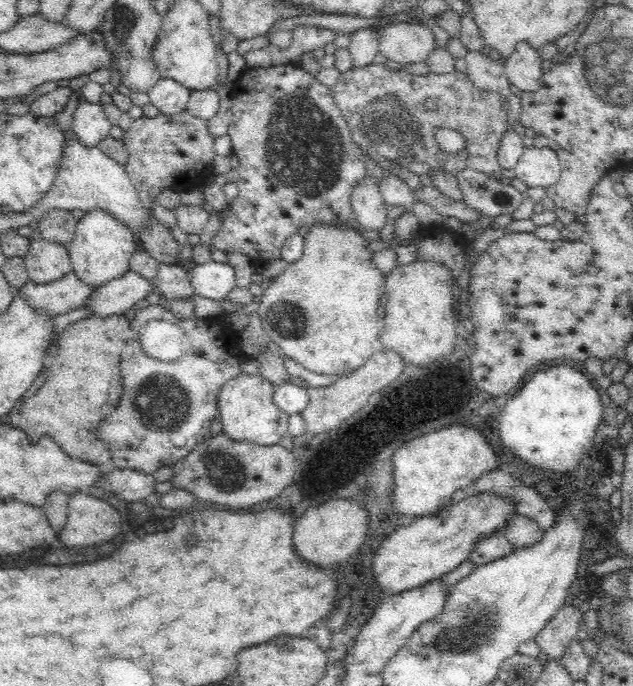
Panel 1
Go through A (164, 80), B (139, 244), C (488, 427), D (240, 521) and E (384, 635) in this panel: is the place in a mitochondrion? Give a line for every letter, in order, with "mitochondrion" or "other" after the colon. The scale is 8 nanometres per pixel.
A: other
B: other
C: other
D: other
E: other

